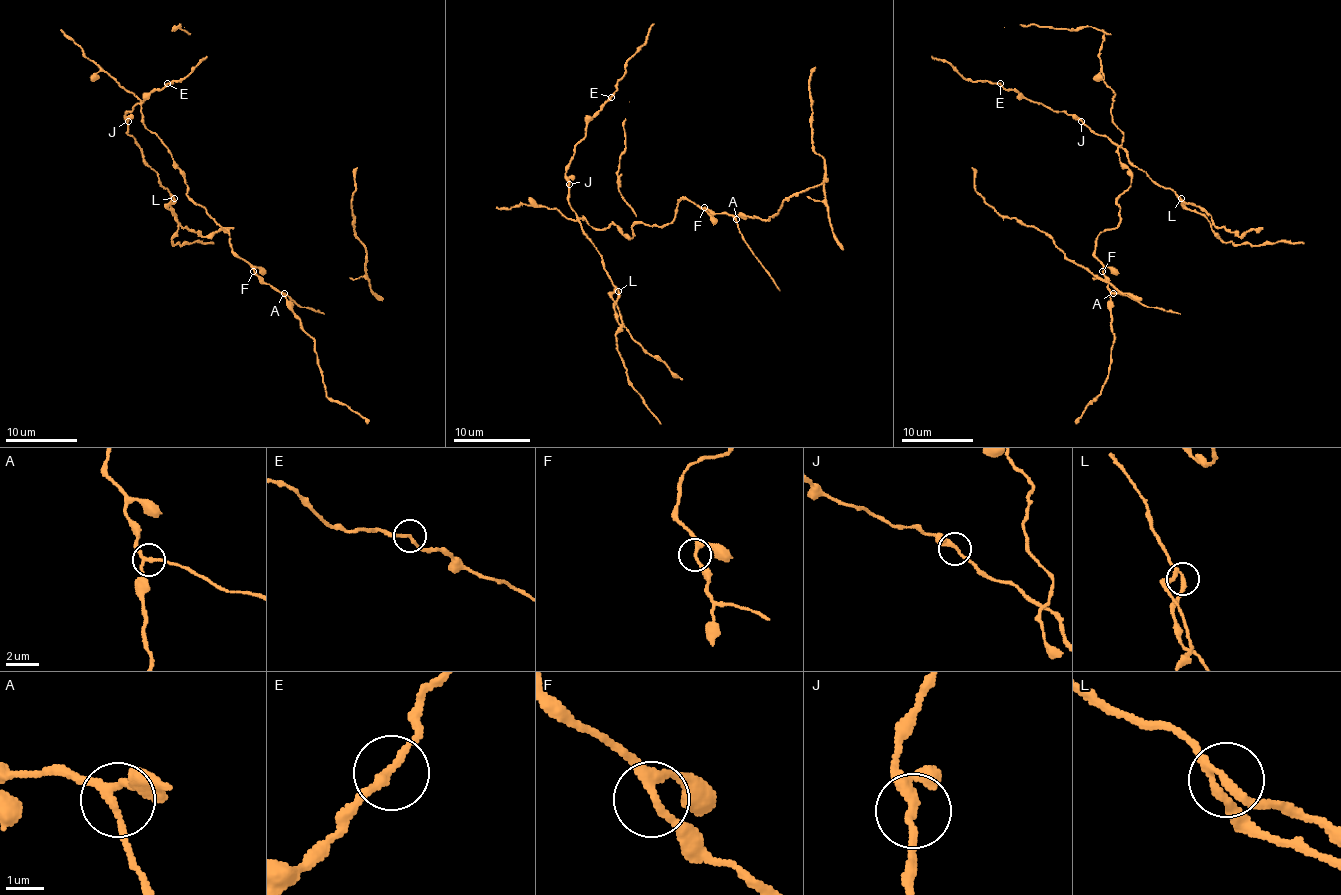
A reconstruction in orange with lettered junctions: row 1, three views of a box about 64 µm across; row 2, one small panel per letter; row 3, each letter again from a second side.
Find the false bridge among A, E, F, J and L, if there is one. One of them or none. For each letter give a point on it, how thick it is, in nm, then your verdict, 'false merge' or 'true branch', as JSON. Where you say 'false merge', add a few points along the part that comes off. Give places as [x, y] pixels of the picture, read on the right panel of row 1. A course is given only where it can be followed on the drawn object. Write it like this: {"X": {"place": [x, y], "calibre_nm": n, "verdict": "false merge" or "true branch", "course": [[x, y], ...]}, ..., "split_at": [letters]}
{"A": {"place": [1113, 293], "calibre_nm": 180, "verdict": "true branch"}, "E": {"place": [1000, 83], "calibre_nm": 190, "verdict": "true branch"}, "F": {"place": [1102, 271], "calibre_nm": 220, "verdict": "true branch"}, "J": {"place": [1081, 121], "calibre_nm": 240, "verdict": "true branch"}, "L": {"place": [1181, 198], "calibre_nm": 190, "verdict": "false merge", "course": [[1181, 198], [1197, 205], [1217, 227], [1239, 236], [1262, 227]]}, "split_at": ["L"]}

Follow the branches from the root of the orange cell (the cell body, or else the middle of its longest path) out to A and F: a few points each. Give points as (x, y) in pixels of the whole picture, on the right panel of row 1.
A: (1117, 200), (1120, 221), (1111, 230), (1099, 234), (1095, 246), (1095, 257), (1113, 293)
F: (1117, 200), (1120, 221), (1097, 237), (1095, 257), (1102, 271)

